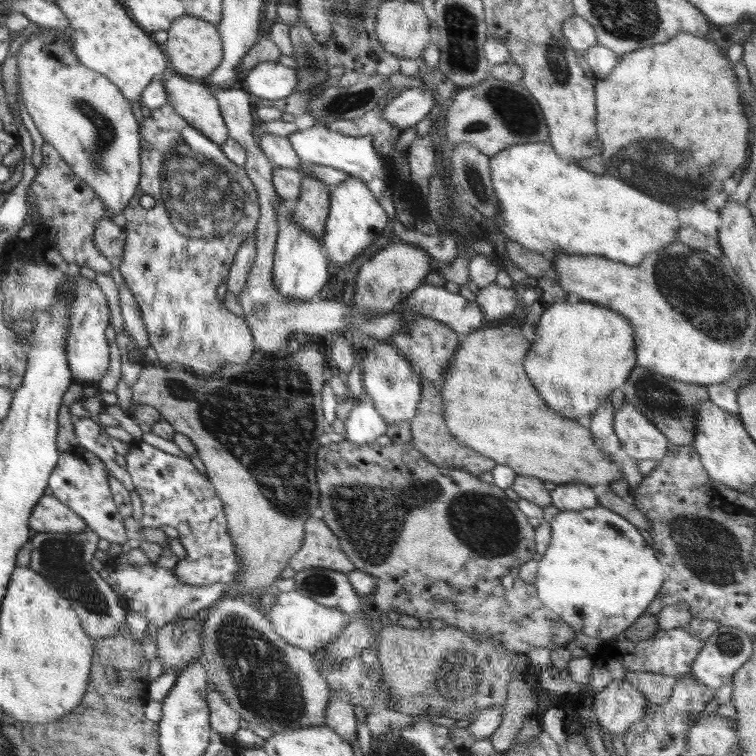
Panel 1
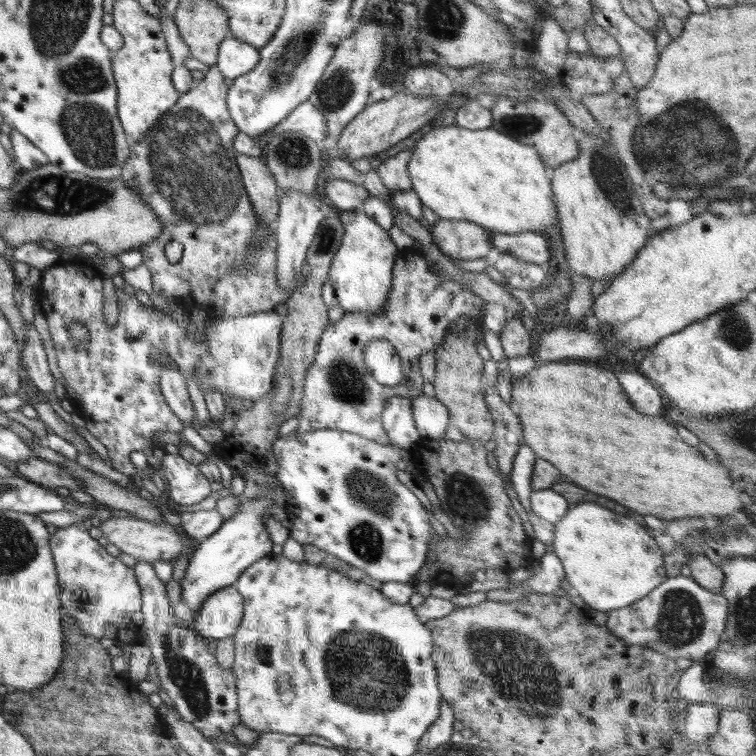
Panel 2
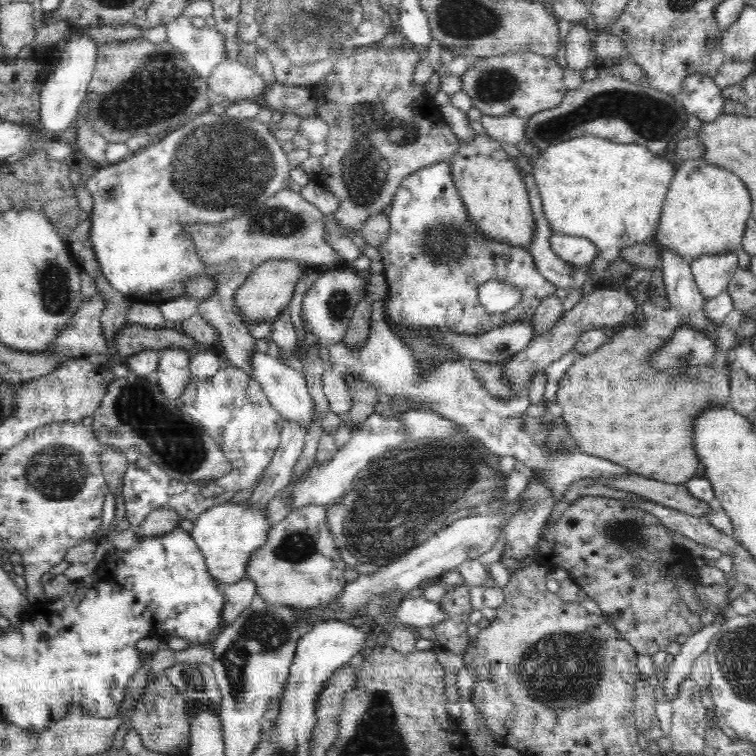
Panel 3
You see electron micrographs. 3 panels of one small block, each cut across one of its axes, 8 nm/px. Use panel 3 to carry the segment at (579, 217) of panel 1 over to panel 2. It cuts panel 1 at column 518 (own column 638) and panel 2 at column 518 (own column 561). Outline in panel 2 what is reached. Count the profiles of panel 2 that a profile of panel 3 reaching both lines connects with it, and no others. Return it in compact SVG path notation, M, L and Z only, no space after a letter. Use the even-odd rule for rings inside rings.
M458 125L434 128L416 140L407 166L412 189L422 204L433 210L440 219L464 219L509 235L526 231L547 234L552 227L560 226L551 180L546 177L546 166L534 148L520 144L492 127L482 130L470 130Z

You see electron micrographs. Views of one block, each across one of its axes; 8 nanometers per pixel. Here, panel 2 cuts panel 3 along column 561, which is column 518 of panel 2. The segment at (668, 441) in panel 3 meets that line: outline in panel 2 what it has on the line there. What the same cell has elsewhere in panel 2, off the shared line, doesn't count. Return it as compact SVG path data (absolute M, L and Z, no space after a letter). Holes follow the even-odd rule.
M562 360L562 361L548 361L546 363L537 364L536 367L532 368L529 372L526 372L524 376L520 378L510 378L510 384L511 384L511 403L510 404L516 404L520 408L520 414L518 417L520 417L520 424L522 427L522 433L524 433L524 444L528 445L532 451L534 451L534 454L538 456L538 458L544 458L544 460L548 460L548 462L552 462L564 476L568 476L572 482L576 482L578 486L582 486L582 488L588 488L588 490L592 490L592 492L596 492L596 494L600 494L600 496L608 496L608 498L612 498L612 500L616 500L616 502L620 502L622 506L626 506L626 508L632 508L632 510L636 510L636 512L640 512L640 514L652 514L652 516L656 516L656 518L664 518L664 520L674 520L674 518L703 518L707 520L710 524L723 521L724 519L727 519L727 517L734 512L743 511L744 504L742 503L742 500L740 499L740 489L734 486L733 479L730 476L730 472L726 470L726 466L722 464L722 462L717 461L716 464L712 464L712 462L708 462L706 460L705 456L702 456L696 448L692 448L692 446L688 446L680 436L678 436L678 431L676 430L675 425L670 422L670 420L667 420L664 415L656 416L656 418L652 418L652 416L644 416L644 414L640 414L640 412L636 412L636 409L634 409L634 405L632 404L632 401L626 396L626 393L624 390L622 390L622 385L618 382L618 378L616 378L616 375L612 374L612 372L608 372L608 370L600 370L600 368L596 366L590 366L589 363L587 363L587 360L581 363L576 363L575 360Z

